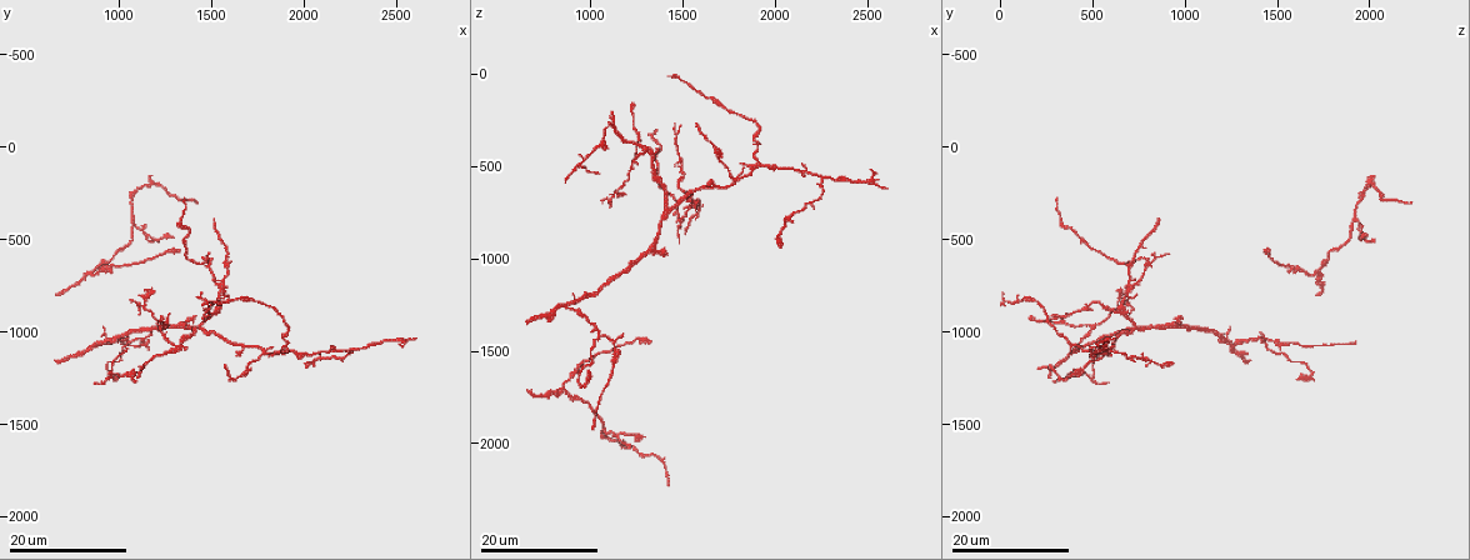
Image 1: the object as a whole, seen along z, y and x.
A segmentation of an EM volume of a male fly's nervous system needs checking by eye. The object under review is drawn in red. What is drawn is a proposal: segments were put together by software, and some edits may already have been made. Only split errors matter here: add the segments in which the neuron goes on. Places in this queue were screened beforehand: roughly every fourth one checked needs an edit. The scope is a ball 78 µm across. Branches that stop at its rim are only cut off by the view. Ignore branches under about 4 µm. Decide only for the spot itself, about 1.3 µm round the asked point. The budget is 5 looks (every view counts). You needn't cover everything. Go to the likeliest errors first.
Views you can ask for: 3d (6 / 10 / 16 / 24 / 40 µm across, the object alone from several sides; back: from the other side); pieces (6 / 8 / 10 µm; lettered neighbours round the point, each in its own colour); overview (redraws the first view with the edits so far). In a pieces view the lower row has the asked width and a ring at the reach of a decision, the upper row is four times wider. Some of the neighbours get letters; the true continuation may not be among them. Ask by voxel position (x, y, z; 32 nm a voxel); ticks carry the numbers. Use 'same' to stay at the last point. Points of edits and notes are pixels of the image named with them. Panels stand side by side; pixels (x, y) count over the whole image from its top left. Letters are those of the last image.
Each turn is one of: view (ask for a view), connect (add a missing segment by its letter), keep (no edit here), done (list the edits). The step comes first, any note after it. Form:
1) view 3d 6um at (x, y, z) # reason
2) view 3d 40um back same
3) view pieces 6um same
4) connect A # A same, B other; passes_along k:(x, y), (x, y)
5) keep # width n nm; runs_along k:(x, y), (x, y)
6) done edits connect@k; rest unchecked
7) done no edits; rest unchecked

view 3d 24um at (1520, 400, 860)

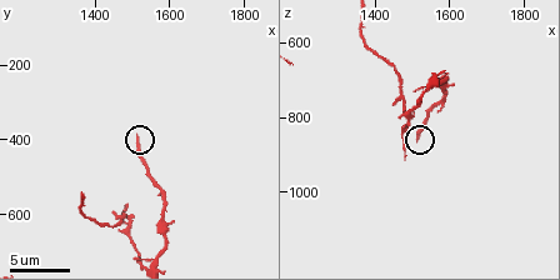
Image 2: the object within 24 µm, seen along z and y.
view pieces 8um same

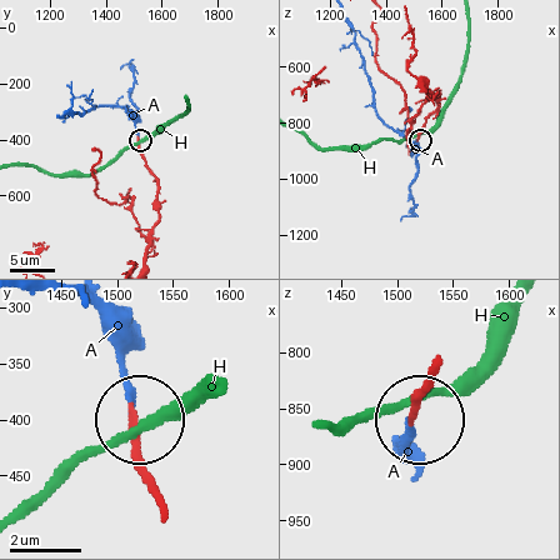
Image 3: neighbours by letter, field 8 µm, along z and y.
connect A # A same, H other; the neuron continues

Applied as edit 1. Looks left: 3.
view overview

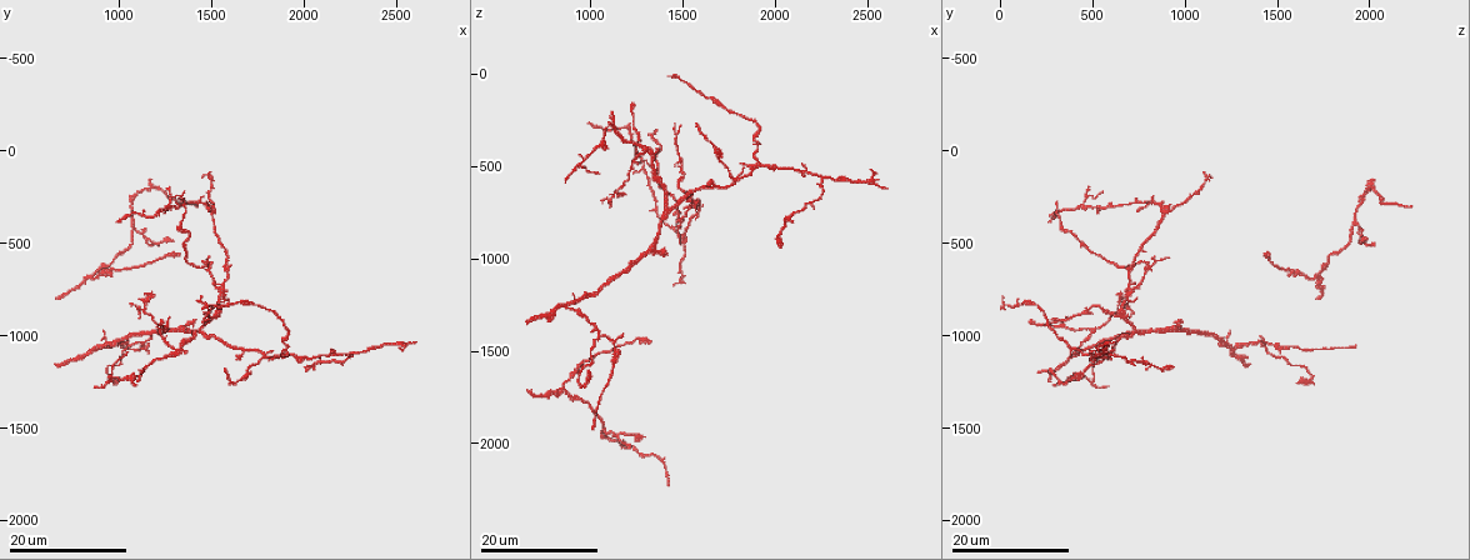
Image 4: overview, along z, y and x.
view 3d 24um at (1220, 520, 2020) # free end

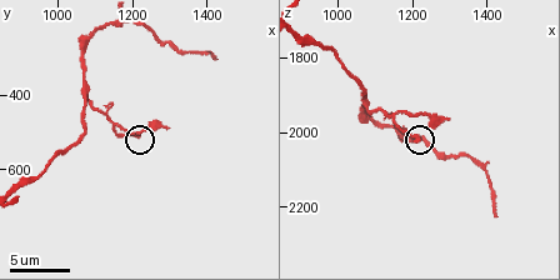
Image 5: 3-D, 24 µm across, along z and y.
view pieces 6um same

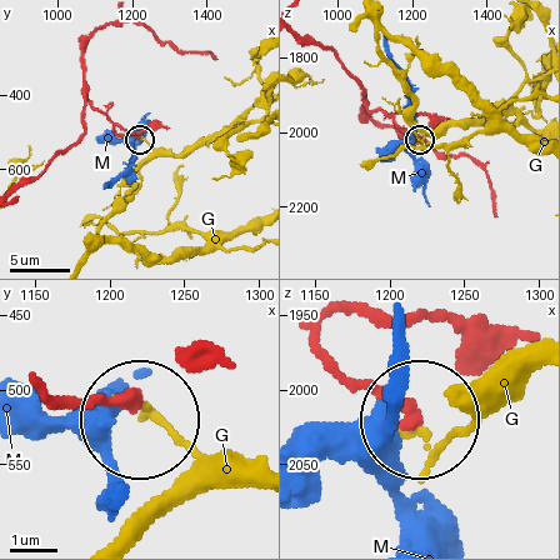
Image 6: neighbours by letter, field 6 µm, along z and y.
keep # width 300 nm; G other, M other; no lettered segment goes on from it

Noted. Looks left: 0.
done edits connect@3; rest unchecked

